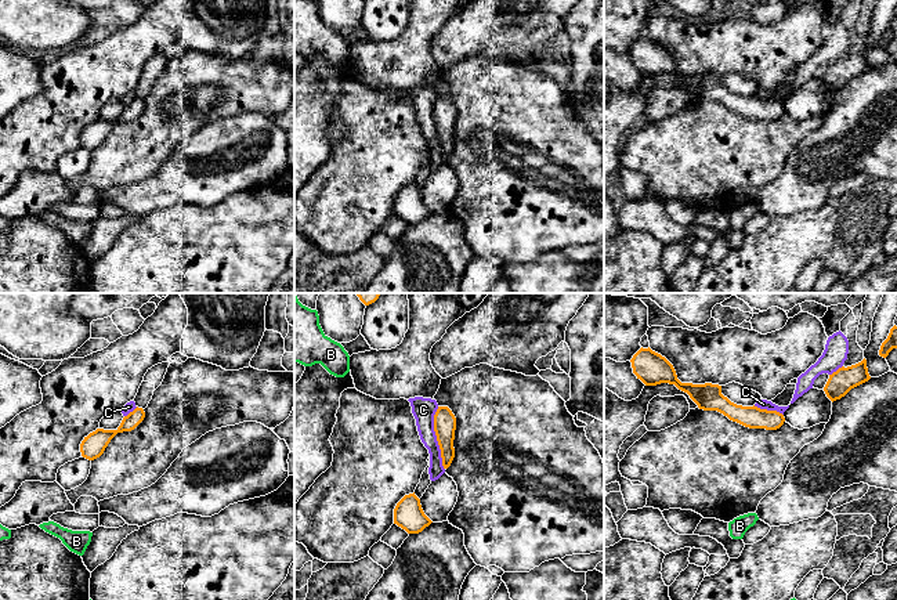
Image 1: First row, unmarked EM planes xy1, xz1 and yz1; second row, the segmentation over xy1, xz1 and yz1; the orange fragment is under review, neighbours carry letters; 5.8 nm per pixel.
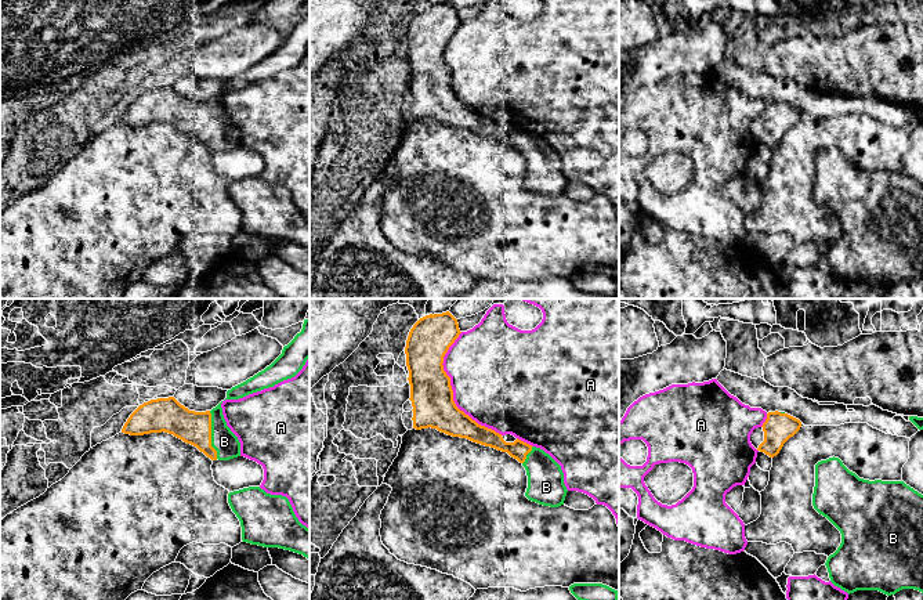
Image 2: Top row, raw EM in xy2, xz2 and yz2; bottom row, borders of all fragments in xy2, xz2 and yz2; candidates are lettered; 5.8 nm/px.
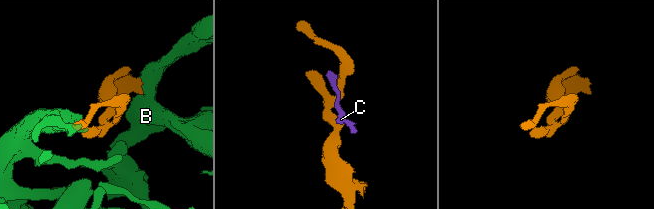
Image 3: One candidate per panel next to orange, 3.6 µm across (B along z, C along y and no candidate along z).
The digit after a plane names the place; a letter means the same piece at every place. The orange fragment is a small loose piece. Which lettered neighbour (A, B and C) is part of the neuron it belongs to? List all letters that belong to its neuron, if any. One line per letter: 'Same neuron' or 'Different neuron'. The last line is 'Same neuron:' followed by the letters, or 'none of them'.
A: Different neuron
B: Same neuron
C: Different neuron
Same neuron: B

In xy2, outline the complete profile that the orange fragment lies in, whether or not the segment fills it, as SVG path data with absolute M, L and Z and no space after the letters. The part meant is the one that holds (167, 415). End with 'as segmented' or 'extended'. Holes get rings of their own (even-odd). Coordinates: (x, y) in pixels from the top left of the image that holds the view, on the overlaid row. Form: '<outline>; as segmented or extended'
M174 397L151 400L130 415L122 433L144 435L164 431L196 447L211 460L229 460L240 456L240 442L227 426L221 404L211 411L195 412Z; extended

